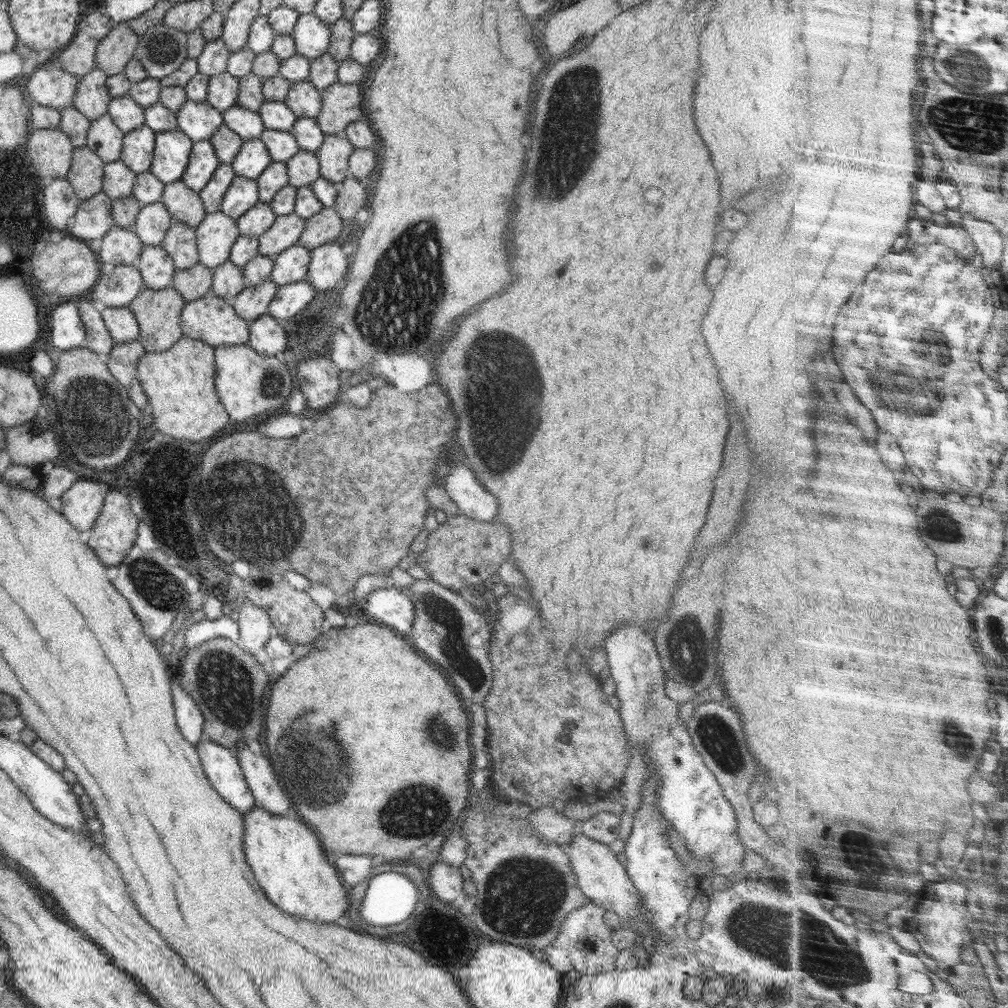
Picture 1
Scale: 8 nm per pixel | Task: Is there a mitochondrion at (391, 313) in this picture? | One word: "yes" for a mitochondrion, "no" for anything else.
yes

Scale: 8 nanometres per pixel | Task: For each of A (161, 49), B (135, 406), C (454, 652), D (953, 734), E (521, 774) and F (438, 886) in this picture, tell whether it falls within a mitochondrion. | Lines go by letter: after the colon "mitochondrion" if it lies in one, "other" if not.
A: mitochondrion
B: mitochondrion
C: mitochondrion
D: mitochondrion
E: other
F: other

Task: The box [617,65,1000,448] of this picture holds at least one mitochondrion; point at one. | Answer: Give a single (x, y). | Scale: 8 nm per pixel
(895, 389)

